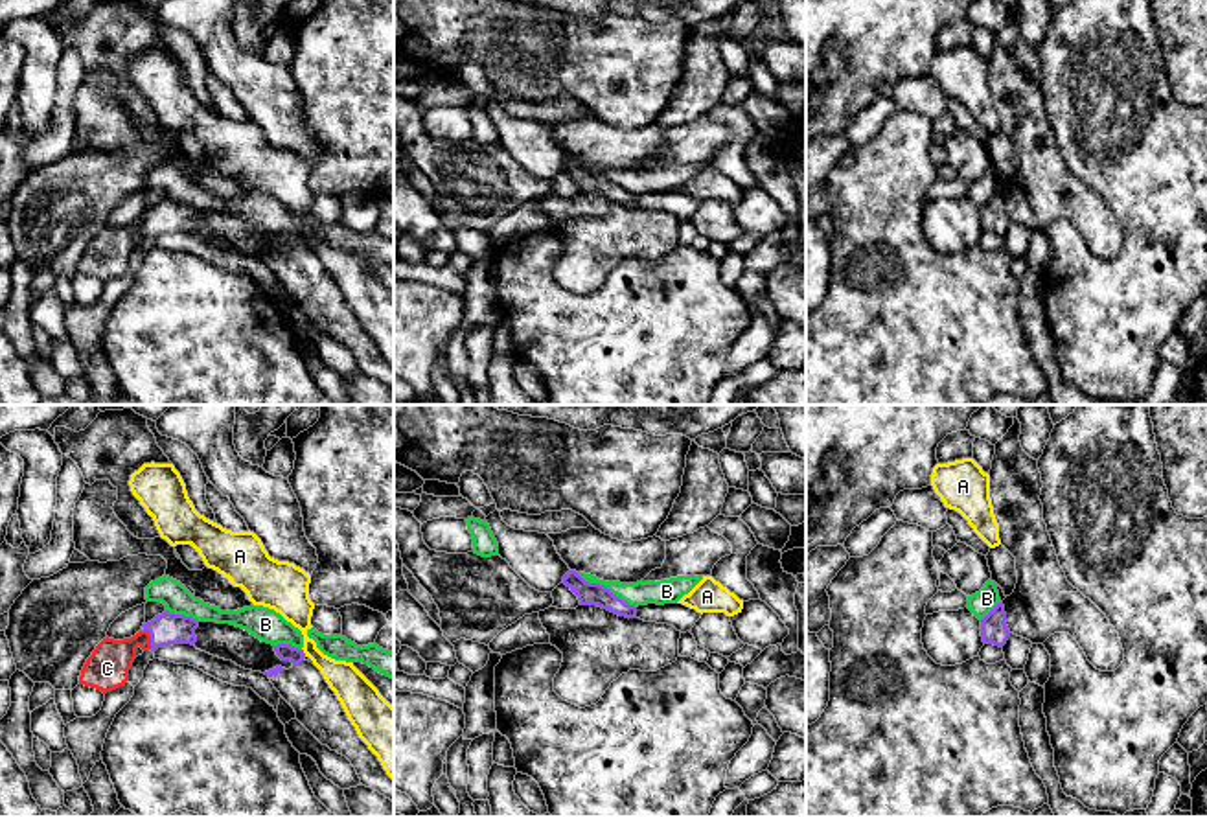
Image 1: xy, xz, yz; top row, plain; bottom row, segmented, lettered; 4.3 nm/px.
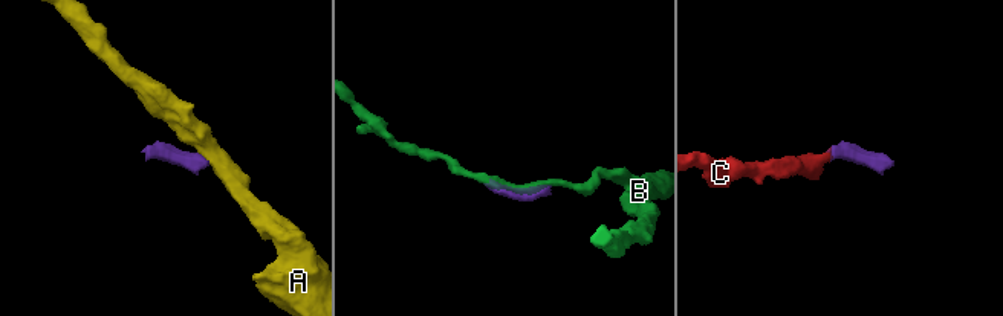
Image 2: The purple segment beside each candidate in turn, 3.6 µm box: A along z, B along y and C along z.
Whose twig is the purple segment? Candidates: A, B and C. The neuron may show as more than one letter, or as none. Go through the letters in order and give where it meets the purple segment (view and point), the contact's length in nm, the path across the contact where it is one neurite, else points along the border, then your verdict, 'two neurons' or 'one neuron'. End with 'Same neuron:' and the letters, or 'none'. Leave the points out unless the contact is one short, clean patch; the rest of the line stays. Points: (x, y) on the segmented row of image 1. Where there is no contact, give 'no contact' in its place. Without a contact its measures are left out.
A: meets purple in xy at (302, 652); contact 40 nm long; border along xy (302, 648), (306, 654); two neurons
B: meets purple in xz at (606, 587); contact 300 nm long; two neurons
C: meets purple in xy at (151, 639); contact 90 nm long; runs through xy (168, 628), (151, 639), (135, 641), (107, 668); one neuron
Same neuron: C

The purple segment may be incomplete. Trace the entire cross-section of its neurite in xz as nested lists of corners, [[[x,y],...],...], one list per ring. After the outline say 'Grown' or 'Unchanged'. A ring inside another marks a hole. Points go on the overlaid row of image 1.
[[[569,570],[563,583],[578,596],[581,605],[598,605],[618,616],[637,618],[635,605],[629,605],[600,583],[585,581],[576,570]]]. Unchanged

